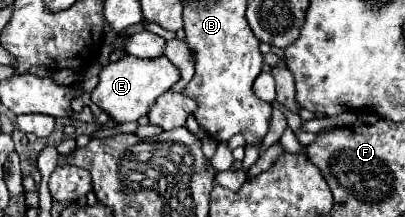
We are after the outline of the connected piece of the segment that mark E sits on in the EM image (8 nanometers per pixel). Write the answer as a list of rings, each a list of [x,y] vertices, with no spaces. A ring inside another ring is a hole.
[[[125,52],[123,57],[115,63],[107,63],[99,71],[99,85],[91,93],[95,105],[111,115],[111,119],[119,123],[137,121],[139,117],[147,115],[151,105],[157,101],[159,95],[171,89],[173,83],[181,79],[179,69],[167,57],[153,57],[153,59],[139,59],[135,55]]]

